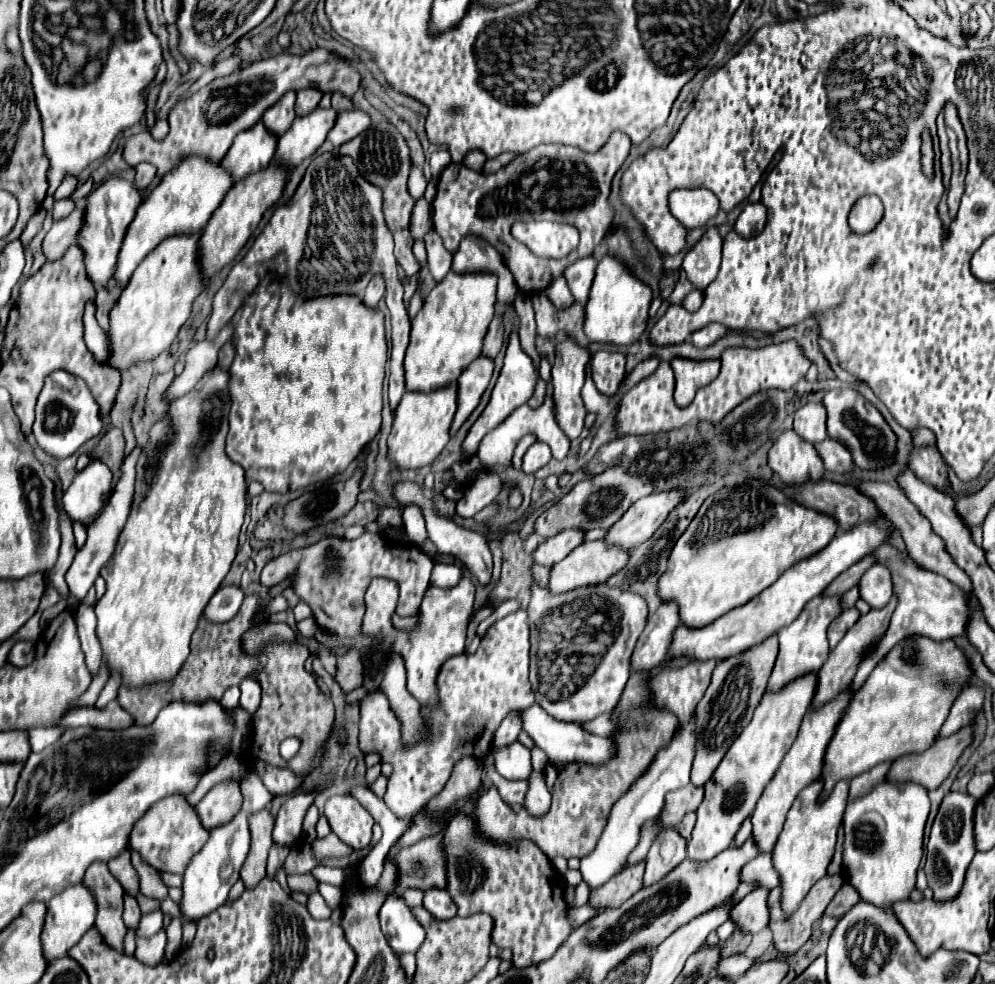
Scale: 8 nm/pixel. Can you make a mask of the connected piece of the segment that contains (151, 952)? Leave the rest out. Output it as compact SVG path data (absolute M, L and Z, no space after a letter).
M164 930L154 934L154 938L150 938L150 940L136 938L136 958L142 964L156 966L162 960L162 956L164 956L166 944L168 944L168 940L166 940L166 932Z

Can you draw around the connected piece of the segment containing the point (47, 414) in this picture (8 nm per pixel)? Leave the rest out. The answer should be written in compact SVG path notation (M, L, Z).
M56 370L46 378L46 384L36 402L36 422L34 422L36 442L46 452L50 452L56 458L66 458L94 436L100 436L102 426L104 422L100 406L96 400L92 400L88 386L80 378L68 374L66 370Z

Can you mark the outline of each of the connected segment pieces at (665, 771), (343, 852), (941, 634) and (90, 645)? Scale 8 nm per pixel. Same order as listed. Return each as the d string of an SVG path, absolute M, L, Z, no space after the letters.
M692 718L688 724L680 726L680 734L676 734L672 738L672 742L656 754L652 766L648 768L648 774L640 776L632 784L632 788L614 804L614 808L610 812L610 818L608 818L608 824L604 828L604 834L600 836L594 852L590 852L586 858L580 860L582 878L590 884L590 888L602 886L604 882L608 882L614 874L618 874L624 868L626 856L632 852L632 848L640 840L640 826L646 820L652 820L660 814L660 810L664 806L664 796L670 790L682 788L690 782L694 742L696 742L696 738L694 738L694 718Z
M328 834L326 838L316 838L312 840L310 844L314 848L314 854L316 856L328 856L328 857L346 857L352 854L353 849L340 842L340 838L336 838L336 834Z
M884 542L884 546L876 548L876 552L872 552L870 556L876 558L876 562L880 562L892 570L894 596L898 598L898 606L892 614L892 622L890 622L876 654L868 662L864 662L864 666L862 666L864 676L870 676L874 666L908 634L918 634L918 636L924 634L932 640L946 640L946 638L954 638L954 636L964 636L970 608L968 608L964 592L958 586L948 582L948 578L916 564L916 560L912 560L910 554L900 552L892 544Z
M78 604L76 608L76 624L78 624L78 636L82 642L82 650L86 654L86 664L92 676L98 674L100 668L100 646L96 640L96 614L94 614L96 604Z

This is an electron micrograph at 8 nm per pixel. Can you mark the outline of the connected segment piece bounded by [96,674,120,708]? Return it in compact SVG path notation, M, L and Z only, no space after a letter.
M114 674L114 676L108 680L108 684L104 686L104 690L100 692L96 706L98 706L98 708L104 708L110 700L114 700L116 694L118 694L118 686L120 686L120 680L118 680L118 676Z

